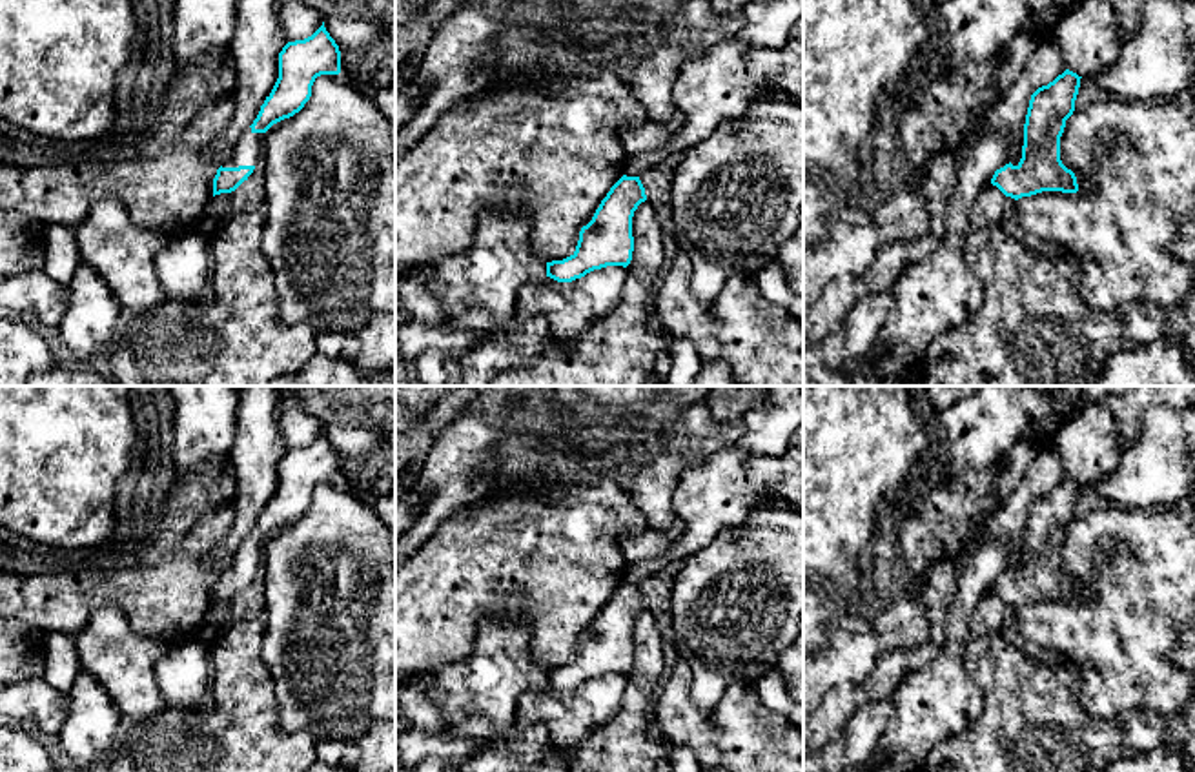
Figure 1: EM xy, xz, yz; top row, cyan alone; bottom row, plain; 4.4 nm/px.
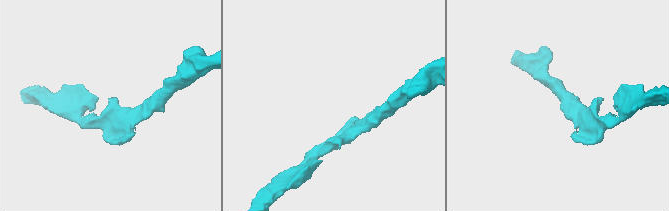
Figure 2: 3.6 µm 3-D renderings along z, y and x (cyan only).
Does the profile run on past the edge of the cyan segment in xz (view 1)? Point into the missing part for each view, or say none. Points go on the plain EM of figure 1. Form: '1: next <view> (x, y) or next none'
1: next none

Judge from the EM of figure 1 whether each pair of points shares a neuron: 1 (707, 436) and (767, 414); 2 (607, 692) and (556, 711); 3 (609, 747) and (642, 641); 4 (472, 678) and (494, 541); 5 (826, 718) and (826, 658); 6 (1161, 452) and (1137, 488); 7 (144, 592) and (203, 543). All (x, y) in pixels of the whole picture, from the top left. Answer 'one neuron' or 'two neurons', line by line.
1: two neurons
2: one neuron
3: one neuron
4: two neurons
5: two neurons
6: one neuron
7: one neuron

